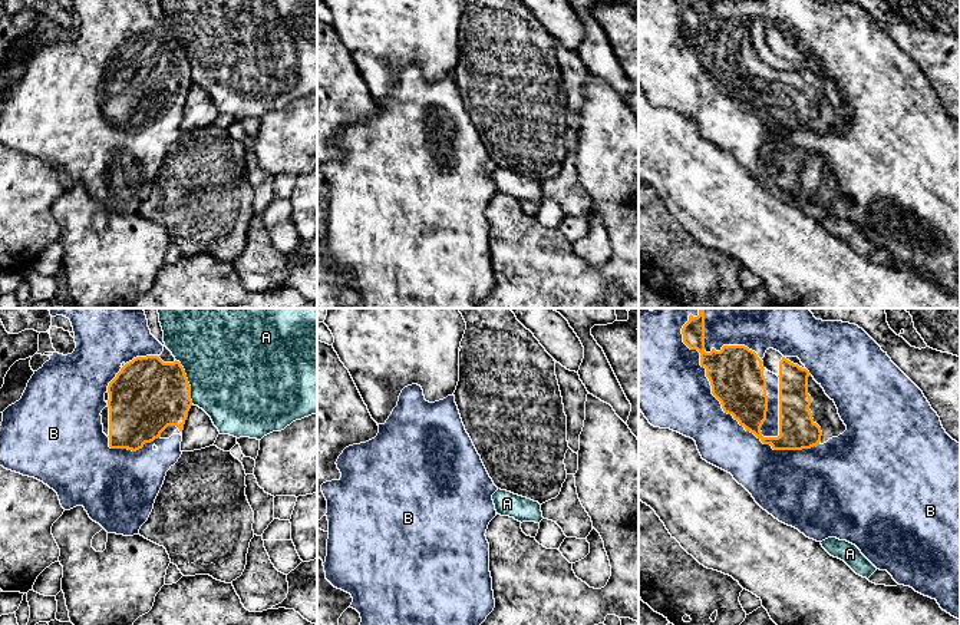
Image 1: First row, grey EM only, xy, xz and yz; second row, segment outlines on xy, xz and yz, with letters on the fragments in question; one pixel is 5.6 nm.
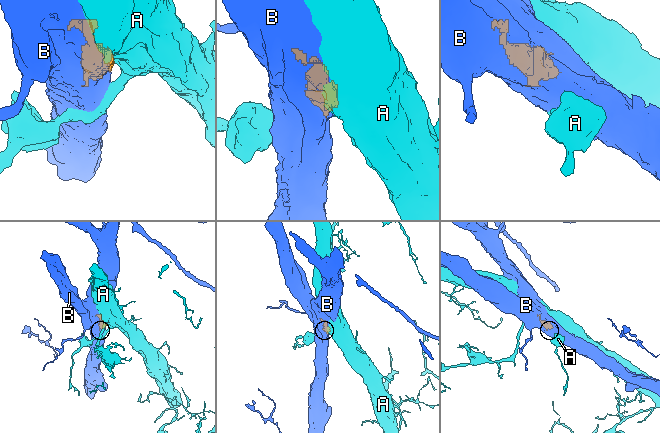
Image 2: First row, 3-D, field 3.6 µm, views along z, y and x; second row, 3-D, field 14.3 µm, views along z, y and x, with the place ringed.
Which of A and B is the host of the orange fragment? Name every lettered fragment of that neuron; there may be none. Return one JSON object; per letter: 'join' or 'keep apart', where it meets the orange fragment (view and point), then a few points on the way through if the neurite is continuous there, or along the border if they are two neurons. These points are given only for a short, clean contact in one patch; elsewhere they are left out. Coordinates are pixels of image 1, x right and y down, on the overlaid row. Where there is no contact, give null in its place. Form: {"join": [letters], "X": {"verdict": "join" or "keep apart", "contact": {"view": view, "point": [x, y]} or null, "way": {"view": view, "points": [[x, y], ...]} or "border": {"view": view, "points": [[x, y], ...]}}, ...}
{"join": ["B"], "A": {"verdict": "keep apart", "contact": {"view": "xy", "point": [187, 382]}}, "B": {"verdict": "join", "contact": {"view": "yz", "point": [722, 407]}}}

